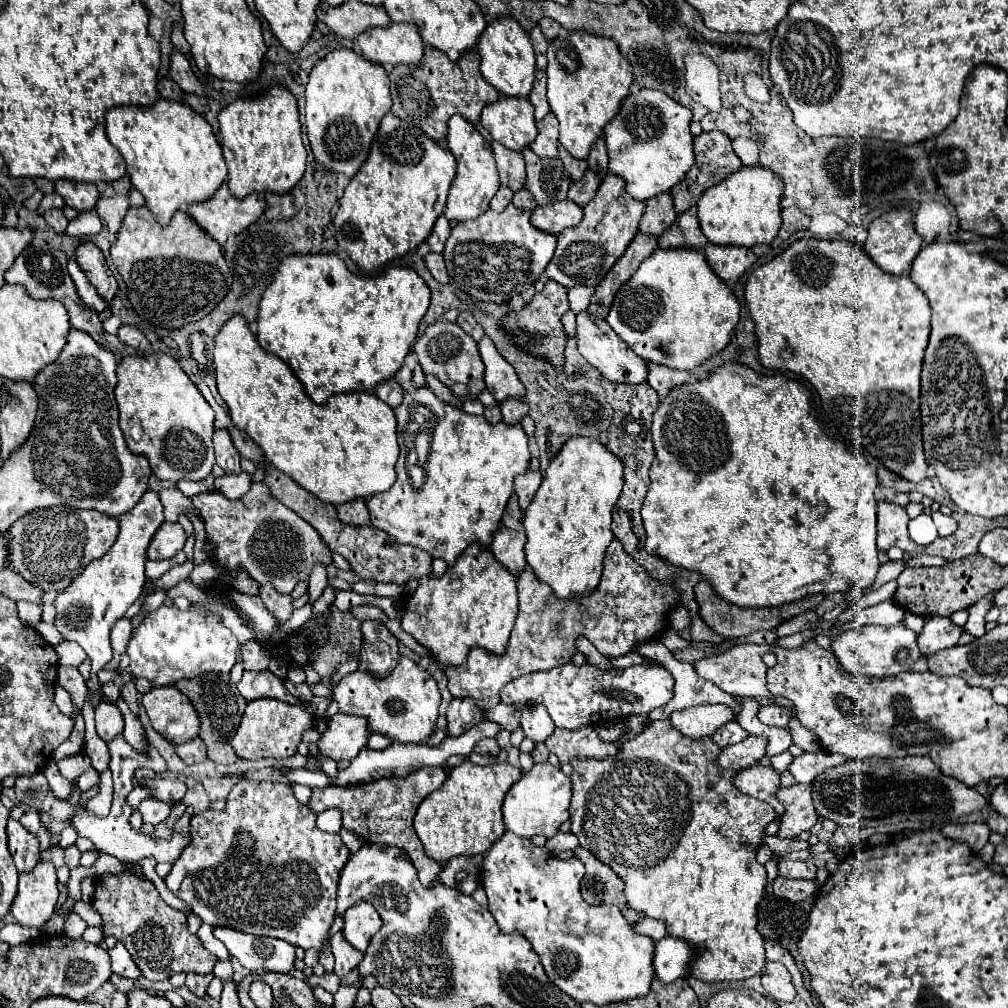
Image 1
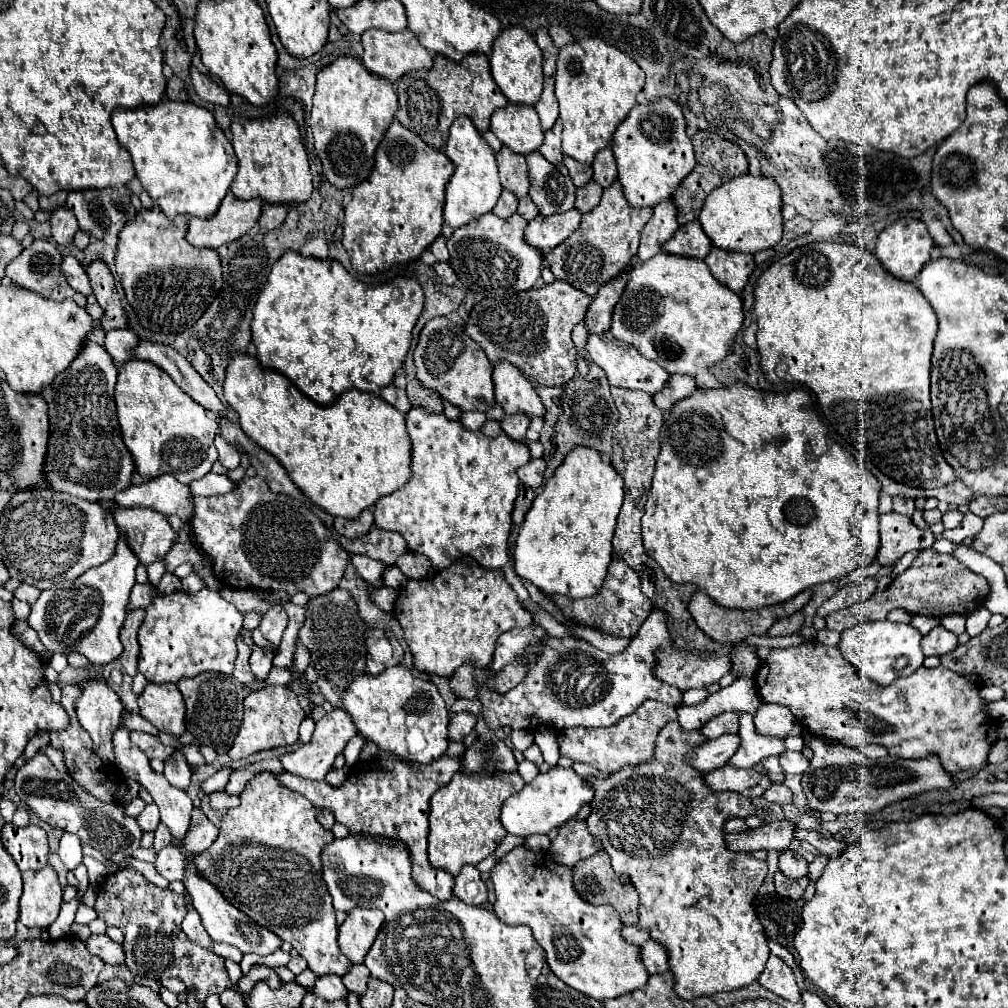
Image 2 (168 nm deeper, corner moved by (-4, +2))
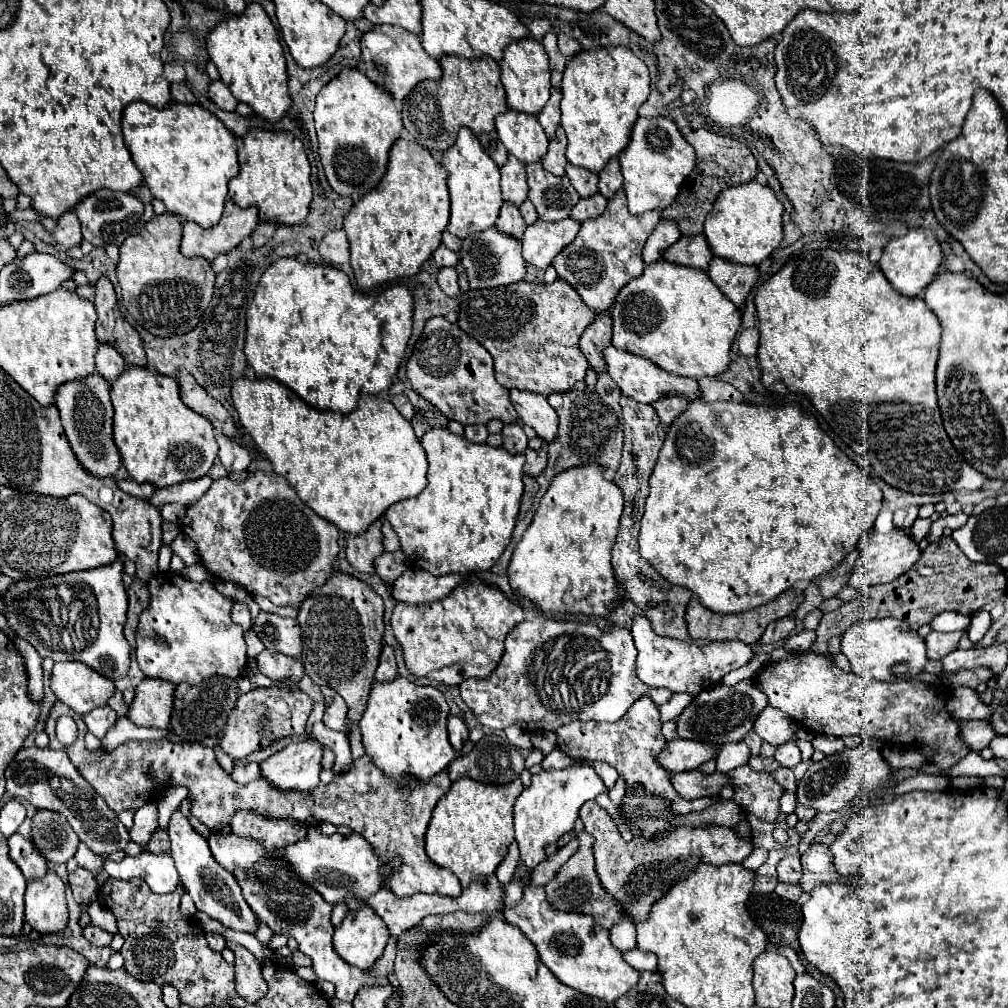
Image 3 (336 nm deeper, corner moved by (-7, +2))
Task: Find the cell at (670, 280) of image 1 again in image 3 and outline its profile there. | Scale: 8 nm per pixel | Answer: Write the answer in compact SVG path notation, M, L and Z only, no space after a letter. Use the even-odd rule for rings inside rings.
M656 261L646 265L638 279L632 279L618 293L612 307L612 345L632 355L644 357L668 373L682 377L716 377L730 365L730 347L740 329L740 311L736 305L708 279L704 271Z

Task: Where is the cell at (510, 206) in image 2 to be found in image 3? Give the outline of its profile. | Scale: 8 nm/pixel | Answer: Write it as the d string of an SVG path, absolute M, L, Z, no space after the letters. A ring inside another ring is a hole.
M504 203L502 209L500 209L500 217L496 221L496 227L498 231L502 231L504 235L508 237L516 237L516 239L522 239L524 231L526 231L526 223L518 211L518 207L510 205L510 203Z

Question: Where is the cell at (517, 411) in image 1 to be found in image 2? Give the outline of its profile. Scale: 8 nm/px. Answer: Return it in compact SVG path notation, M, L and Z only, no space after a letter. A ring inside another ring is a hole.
M517 413L517 415L505 415L501 421L503 431L513 437L513 439L525 439L525 431L529 427L529 417L525 413Z

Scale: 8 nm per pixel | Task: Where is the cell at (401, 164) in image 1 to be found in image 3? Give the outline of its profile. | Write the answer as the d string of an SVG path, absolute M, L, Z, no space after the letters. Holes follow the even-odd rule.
M398 139L390 151L388 171L380 179L378 187L366 193L344 217L344 231L350 241L350 263L358 287L370 289L380 283L394 281L398 277L412 277L420 271L422 263L432 257L432 251L442 243L442 233L448 225L450 201L446 187L446 169L434 161L426 147L414 141Z

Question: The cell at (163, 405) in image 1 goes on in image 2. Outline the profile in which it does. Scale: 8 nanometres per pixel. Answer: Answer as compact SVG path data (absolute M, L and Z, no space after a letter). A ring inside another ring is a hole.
M141 359L123 363L115 385L115 403L123 441L133 455L139 475L159 477L169 473L181 483L191 483L211 471L217 461L217 449L213 445L213 439L219 433L217 417L193 401L155 363Z

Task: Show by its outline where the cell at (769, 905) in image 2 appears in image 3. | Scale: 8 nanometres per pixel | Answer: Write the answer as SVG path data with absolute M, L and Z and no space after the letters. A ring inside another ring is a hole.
M776 893L752 895L748 899L748 913L766 931L766 939L772 945L792 947L800 955L798 931L802 925L802 911L798 903L780 899Z

